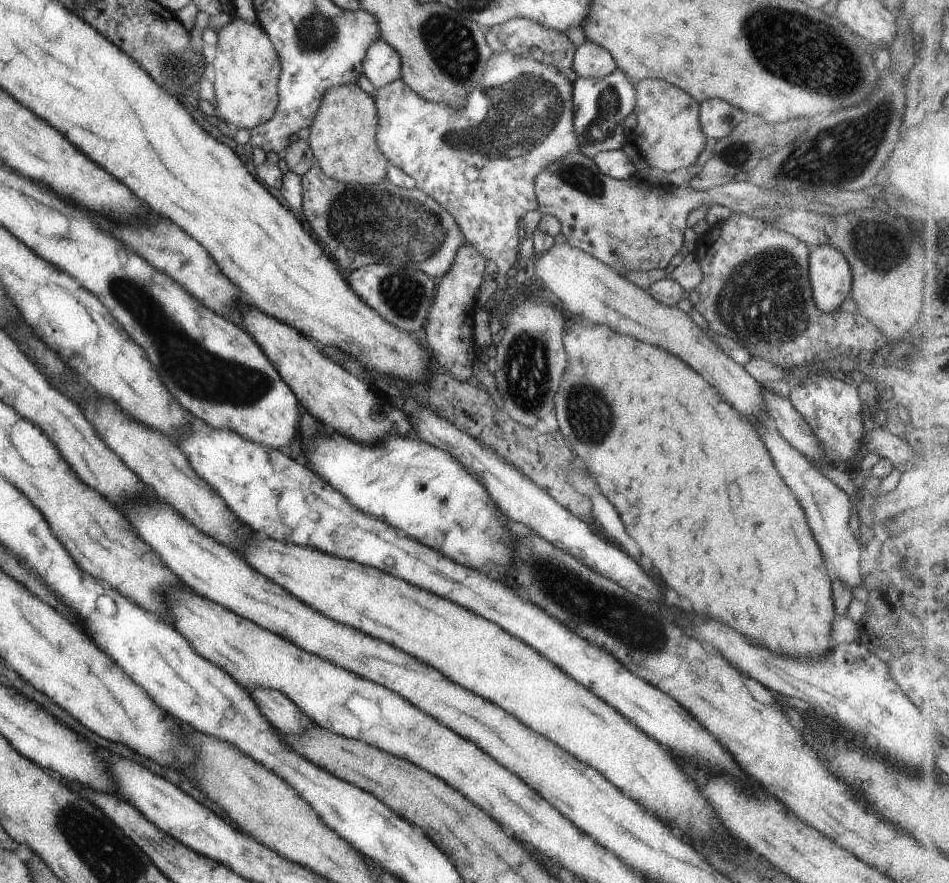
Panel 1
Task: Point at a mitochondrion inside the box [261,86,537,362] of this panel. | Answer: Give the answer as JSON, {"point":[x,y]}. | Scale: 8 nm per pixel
{"point":[374,225]}

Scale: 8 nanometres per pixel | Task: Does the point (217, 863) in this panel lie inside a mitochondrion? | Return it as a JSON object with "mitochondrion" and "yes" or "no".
{"mitochondrion":"no"}

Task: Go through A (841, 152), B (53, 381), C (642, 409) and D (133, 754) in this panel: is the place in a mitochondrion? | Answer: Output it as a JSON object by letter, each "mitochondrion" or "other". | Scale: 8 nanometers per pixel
{"A":"mitochondrion","B":"other","C":"other","D":"other"}

